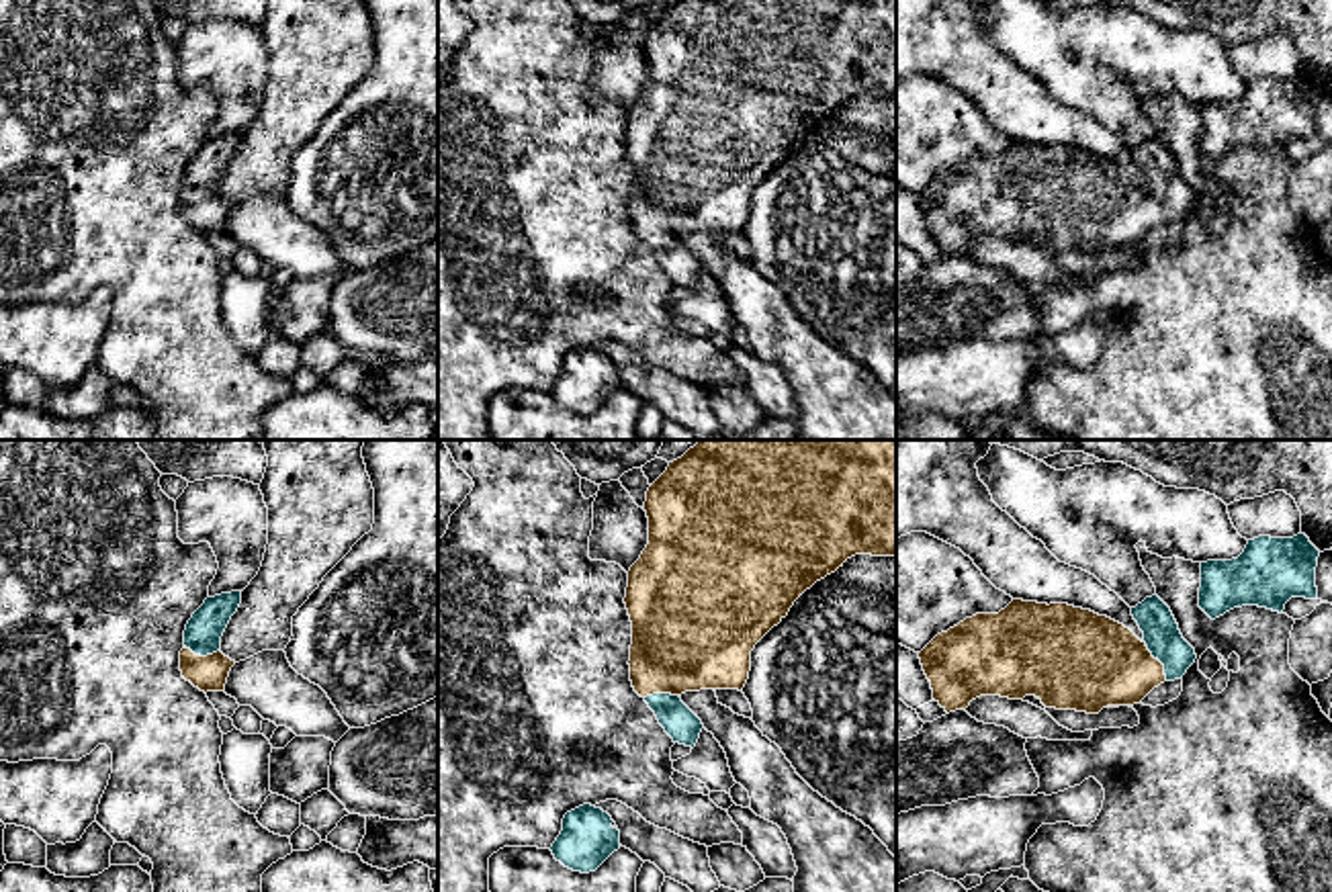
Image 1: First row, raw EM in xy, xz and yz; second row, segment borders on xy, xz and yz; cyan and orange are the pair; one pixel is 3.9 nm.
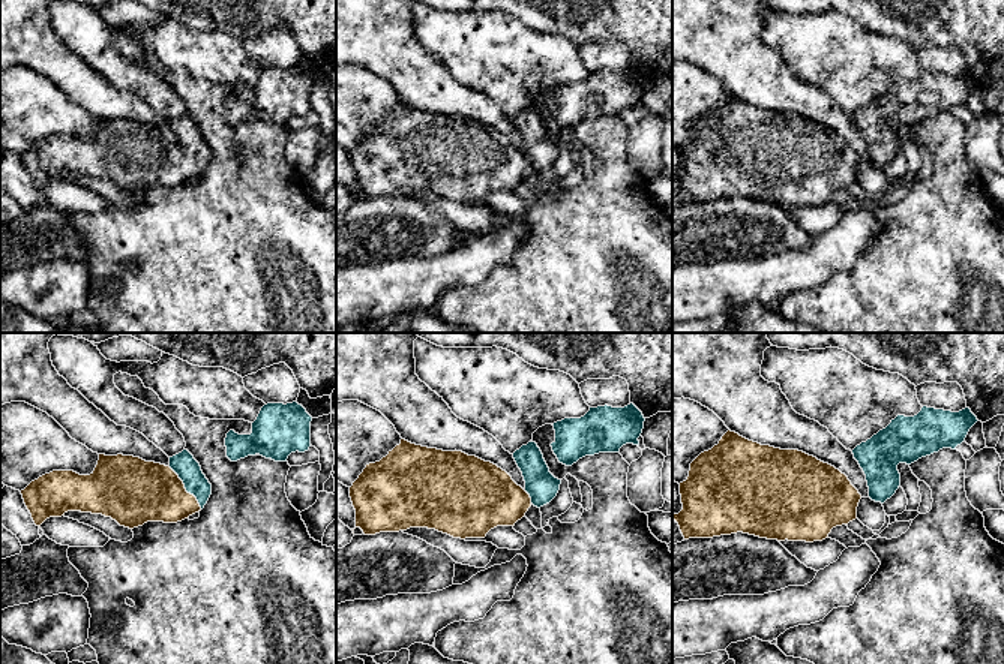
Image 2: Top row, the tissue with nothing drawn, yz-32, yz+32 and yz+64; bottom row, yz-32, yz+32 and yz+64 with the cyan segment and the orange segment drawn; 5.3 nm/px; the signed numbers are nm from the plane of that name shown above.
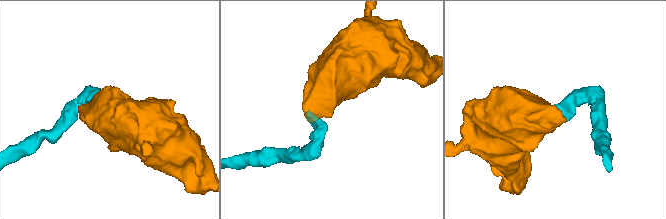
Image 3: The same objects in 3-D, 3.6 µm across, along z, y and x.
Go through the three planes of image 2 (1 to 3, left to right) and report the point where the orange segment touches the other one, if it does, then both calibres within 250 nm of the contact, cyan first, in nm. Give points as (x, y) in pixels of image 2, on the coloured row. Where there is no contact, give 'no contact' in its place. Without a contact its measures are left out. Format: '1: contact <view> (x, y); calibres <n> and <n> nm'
1: contact yz-32 (185, 487); calibres 130 and 340 nm
2: contact yz+32 (530, 496); calibres 170 and 360 nm
3: no contact

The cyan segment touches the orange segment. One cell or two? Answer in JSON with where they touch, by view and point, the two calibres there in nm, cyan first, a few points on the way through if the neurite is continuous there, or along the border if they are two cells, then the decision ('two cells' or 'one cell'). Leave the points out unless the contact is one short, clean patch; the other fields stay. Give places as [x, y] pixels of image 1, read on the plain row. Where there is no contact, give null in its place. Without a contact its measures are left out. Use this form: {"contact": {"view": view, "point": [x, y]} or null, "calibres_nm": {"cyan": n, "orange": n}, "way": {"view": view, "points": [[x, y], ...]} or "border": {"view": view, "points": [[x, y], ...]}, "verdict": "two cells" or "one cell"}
{"contact": {"view": "yz", "point": [1159, 201]}, "calibres_nm": {"cyan": 140, "orange": 360}, "way": {"view": "yz", "points": [[1161, 174], [1159, 201], [1095, 203]]}, "verdict": "one cell"}

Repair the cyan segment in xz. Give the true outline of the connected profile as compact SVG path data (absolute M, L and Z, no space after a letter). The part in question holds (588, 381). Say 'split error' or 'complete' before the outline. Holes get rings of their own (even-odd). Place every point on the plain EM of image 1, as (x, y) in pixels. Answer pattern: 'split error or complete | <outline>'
complete | M583 346L563 360L563 372L550 393L565 409L581 415L595 413L620 391L620 372L602 350Z

